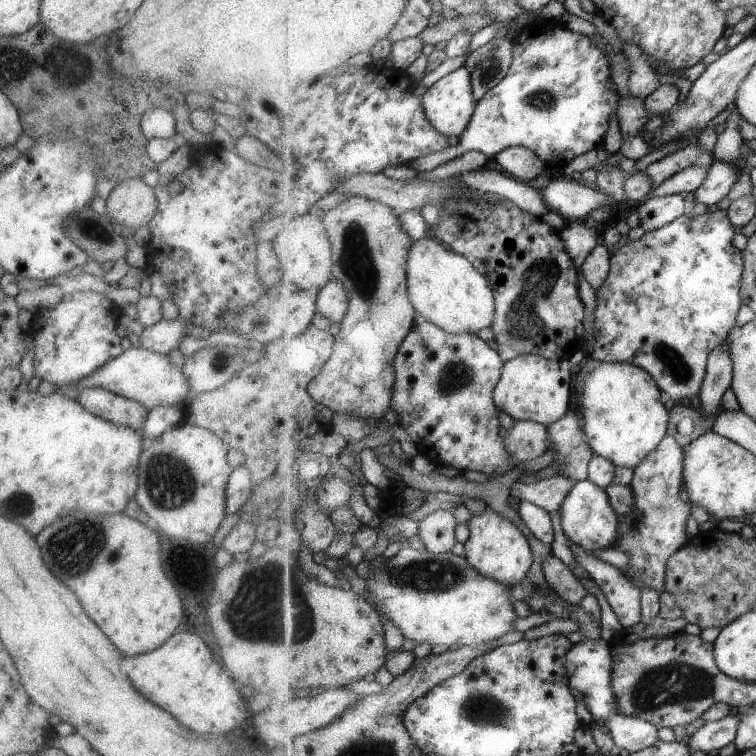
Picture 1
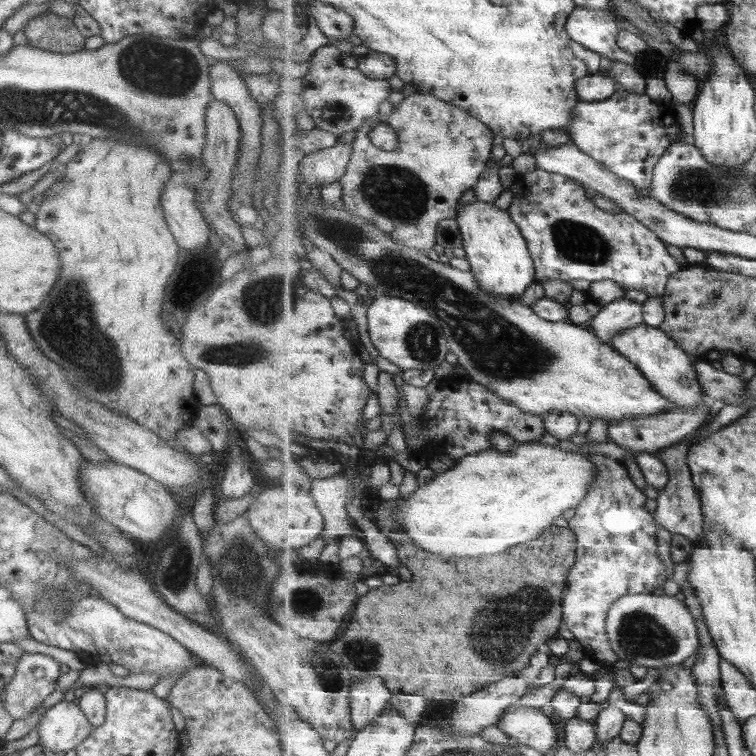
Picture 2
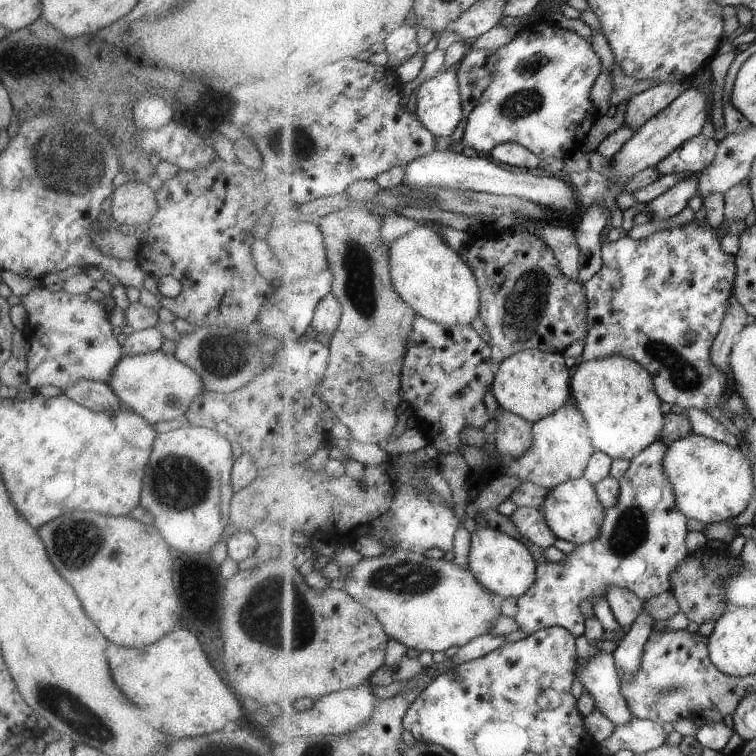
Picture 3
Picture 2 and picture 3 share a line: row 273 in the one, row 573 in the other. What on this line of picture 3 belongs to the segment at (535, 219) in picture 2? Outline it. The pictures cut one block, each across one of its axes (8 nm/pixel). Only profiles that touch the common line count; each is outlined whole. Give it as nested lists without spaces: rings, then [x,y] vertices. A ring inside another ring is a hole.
[[[659,439],[630,461],[629,472],[620,480],[621,498],[613,508],[605,509],[601,534],[593,542],[576,545],[575,550],[567,554],[565,562],[547,561],[538,564],[535,584],[517,599],[518,609],[514,619],[519,629],[530,634],[547,627],[558,626],[567,628],[576,637],[583,636],[586,631],[586,618],[581,612],[581,602],[585,600],[593,602],[595,598],[605,599],[611,586],[627,588],[645,603],[667,590],[672,590],[673,574],[679,570],[683,560],[690,554],[689,546],[687,546],[689,534],[687,522],[691,518],[687,518],[679,510],[679,502],[675,496],[671,478],[665,474],[663,460],[667,452],[669,452],[669,444]]]

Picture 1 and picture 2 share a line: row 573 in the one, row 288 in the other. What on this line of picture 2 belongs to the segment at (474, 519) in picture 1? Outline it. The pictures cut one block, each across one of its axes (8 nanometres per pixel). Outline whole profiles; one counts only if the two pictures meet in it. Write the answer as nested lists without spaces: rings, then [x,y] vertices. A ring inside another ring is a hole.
[[[475,198],[469,204],[459,204],[456,219],[464,240],[467,261],[481,290],[505,300],[521,300],[521,294],[537,282],[536,266],[527,239],[508,210]]]

